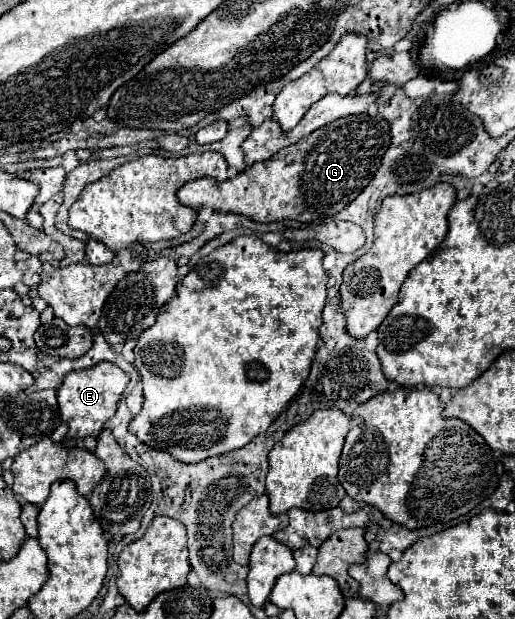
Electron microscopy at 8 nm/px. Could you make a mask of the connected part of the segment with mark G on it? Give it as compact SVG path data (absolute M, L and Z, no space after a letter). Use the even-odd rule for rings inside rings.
M349 115L319 127L319 131L313 131L311 135L315 141L299 141L297 145L287 147L291 149L291 157L287 155L287 167L283 157L285 151L281 149L271 159L259 161L237 173L235 179L227 179L223 183L215 183L207 177L189 181L177 191L177 199L187 207L211 207L219 213L245 215L257 223L285 219L309 223L337 215L375 175L375 169L389 145L389 123L381 117Z

